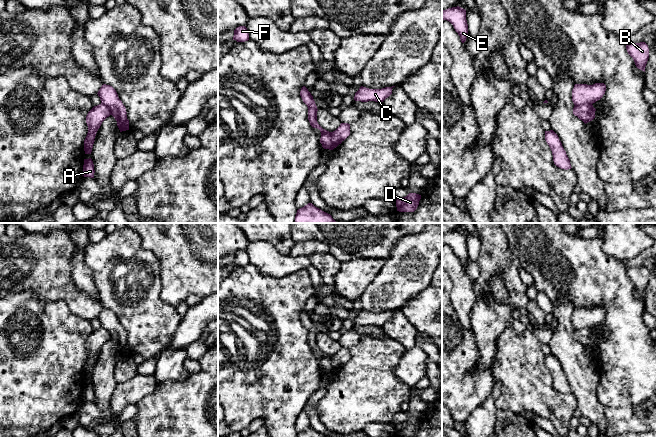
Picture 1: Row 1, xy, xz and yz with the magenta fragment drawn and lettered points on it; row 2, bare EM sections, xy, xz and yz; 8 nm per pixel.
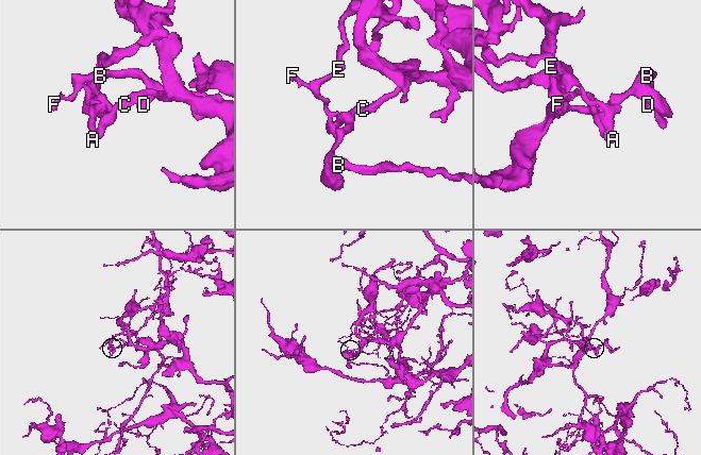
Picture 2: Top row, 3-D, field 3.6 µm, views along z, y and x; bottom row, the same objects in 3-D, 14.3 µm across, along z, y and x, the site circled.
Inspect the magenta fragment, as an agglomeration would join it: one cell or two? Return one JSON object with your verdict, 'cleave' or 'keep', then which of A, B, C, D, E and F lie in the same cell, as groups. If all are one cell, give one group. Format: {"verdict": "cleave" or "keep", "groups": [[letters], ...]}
{"verdict": "cleave", "groups": [["A", "B", "C", "D"], ["E", "F"]]}

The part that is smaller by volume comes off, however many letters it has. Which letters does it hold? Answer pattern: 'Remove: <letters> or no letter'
Remove: E, F

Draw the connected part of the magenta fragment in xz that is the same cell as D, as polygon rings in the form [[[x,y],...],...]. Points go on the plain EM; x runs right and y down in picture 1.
[[[409,417],[406,421],[395,424],[397,435],[399,436],[414,436],[421,423],[421,419]]]

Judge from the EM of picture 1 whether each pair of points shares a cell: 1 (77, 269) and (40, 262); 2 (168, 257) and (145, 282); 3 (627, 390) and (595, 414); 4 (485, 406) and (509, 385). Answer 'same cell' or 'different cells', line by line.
1: different cells
2: different cells
3: different cells
4: different cells

